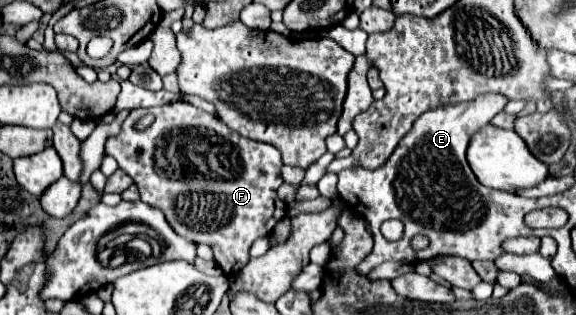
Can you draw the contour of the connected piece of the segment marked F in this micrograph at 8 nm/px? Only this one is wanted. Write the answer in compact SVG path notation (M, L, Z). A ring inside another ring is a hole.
M173 101L169 105L131 111L123 121L119 135L107 139L105 153L115 157L119 167L133 177L141 199L165 213L175 233L187 241L205 243L215 251L215 261L227 277L233 277L239 269L243 269L243 265L247 265L253 241L269 235L277 221L287 215L287 203L277 197L277 189L283 183L281 153L269 143L241 137L233 129L227 129L219 117L209 115L187 101ZM145 115L153 115L155 121L143 131L135 129L135 123Z

